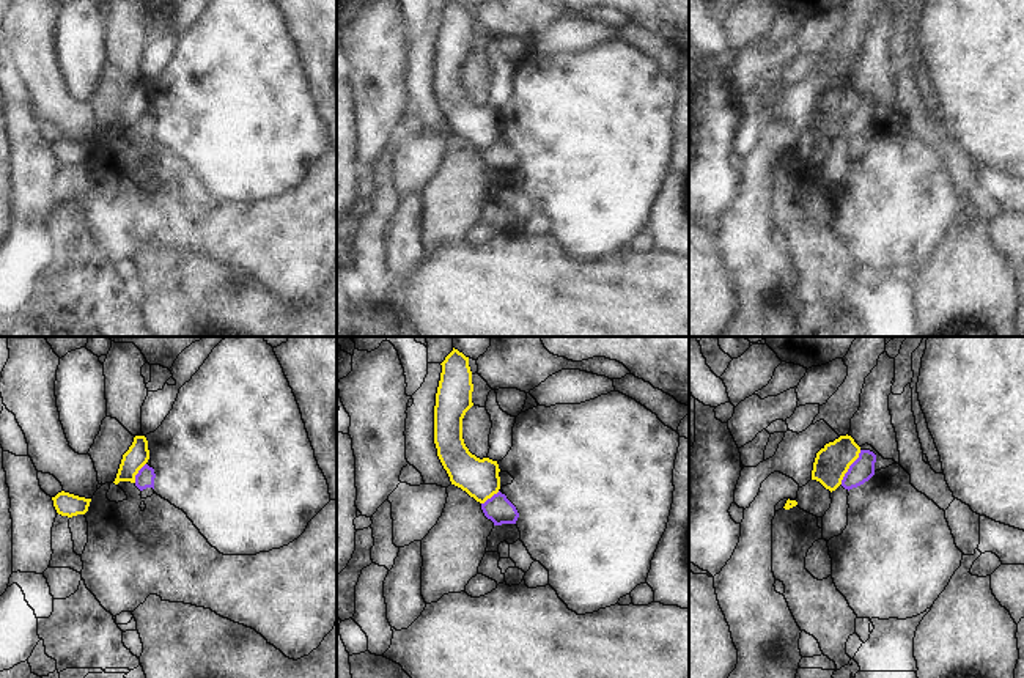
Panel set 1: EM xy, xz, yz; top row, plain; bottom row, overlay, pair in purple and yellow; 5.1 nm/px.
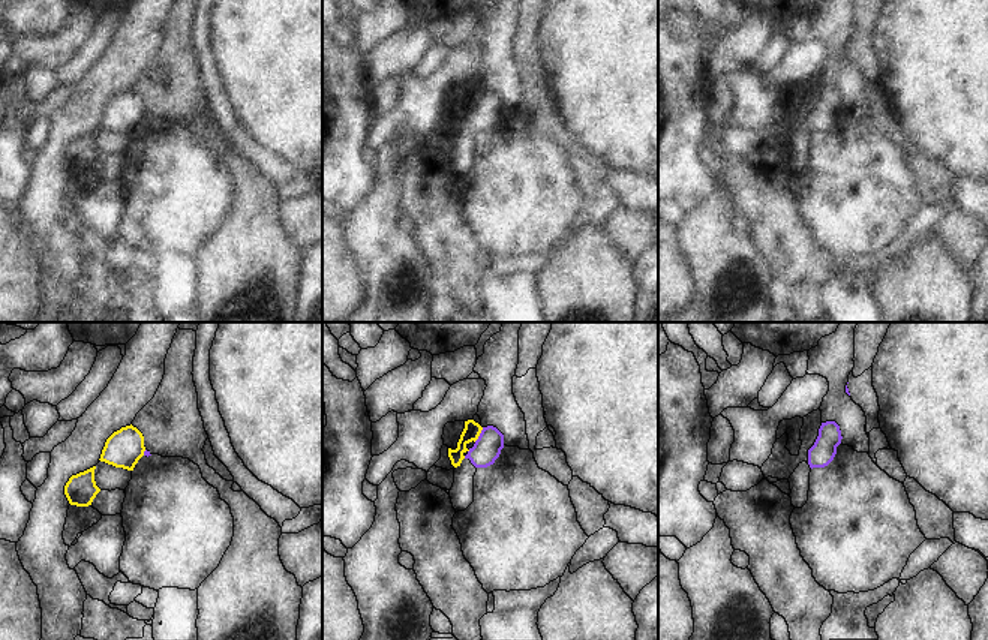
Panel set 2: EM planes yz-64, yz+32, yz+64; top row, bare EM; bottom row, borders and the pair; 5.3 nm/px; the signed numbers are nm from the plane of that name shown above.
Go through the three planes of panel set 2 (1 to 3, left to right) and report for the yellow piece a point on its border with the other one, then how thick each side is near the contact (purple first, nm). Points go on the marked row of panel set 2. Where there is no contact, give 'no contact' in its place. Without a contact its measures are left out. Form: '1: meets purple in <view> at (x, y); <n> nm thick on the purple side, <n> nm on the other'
1: meets purple in yz-64 at (144, 453); 30 nm thick on the purple side, 200 nm on the other
2: meets purple in yz+32 at (480, 435); 150 nm thick on the purple side, 90 nm on the other
3: no contact

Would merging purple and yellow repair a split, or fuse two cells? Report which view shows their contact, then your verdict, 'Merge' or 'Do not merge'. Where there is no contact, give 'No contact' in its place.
Touches purple in yz. Do not merge

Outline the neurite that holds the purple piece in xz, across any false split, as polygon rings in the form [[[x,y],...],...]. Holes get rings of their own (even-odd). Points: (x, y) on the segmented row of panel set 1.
[[[500,491],[481,503],[481,510],[494,525],[516,524],[519,518],[516,507]]]

